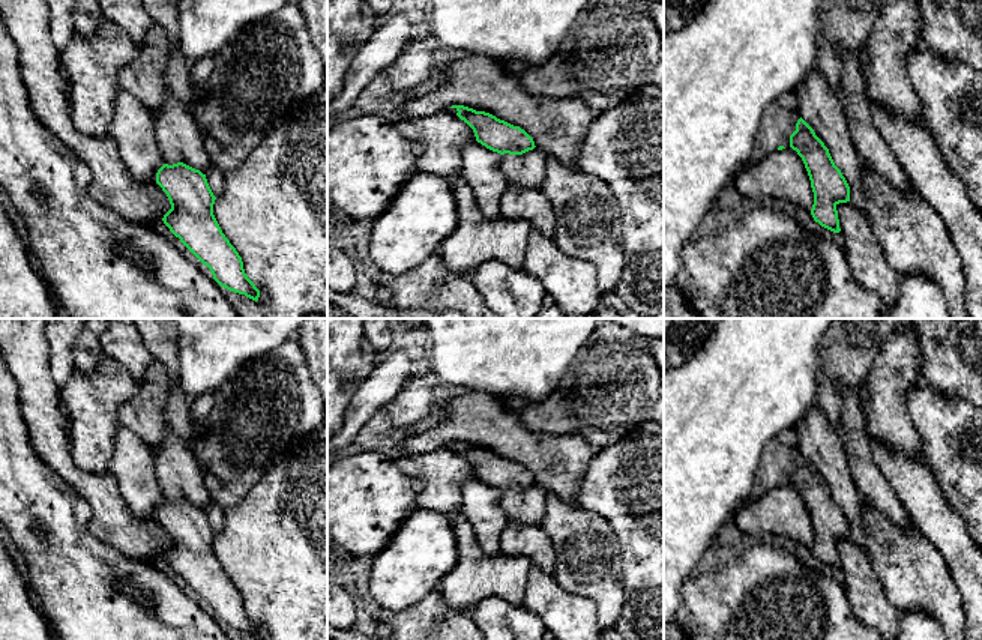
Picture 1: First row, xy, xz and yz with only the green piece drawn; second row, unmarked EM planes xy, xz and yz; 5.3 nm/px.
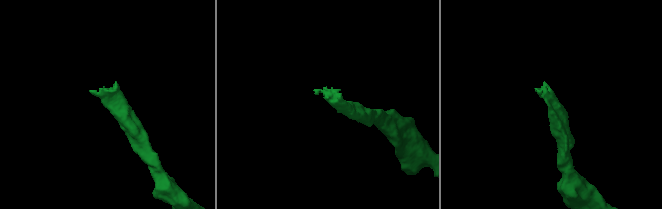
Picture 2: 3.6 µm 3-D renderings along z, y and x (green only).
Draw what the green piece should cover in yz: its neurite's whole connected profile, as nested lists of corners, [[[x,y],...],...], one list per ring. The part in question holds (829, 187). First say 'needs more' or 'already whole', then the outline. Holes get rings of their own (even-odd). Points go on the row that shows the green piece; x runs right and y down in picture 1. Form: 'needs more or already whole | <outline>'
needs more | [[[790,101],[767,107],[754,141],[749,164],[764,162],[773,152],[791,147],[802,158],[814,192],[811,215],[821,227],[839,233],[836,206],[850,201],[850,186],[829,149],[799,116]]]

